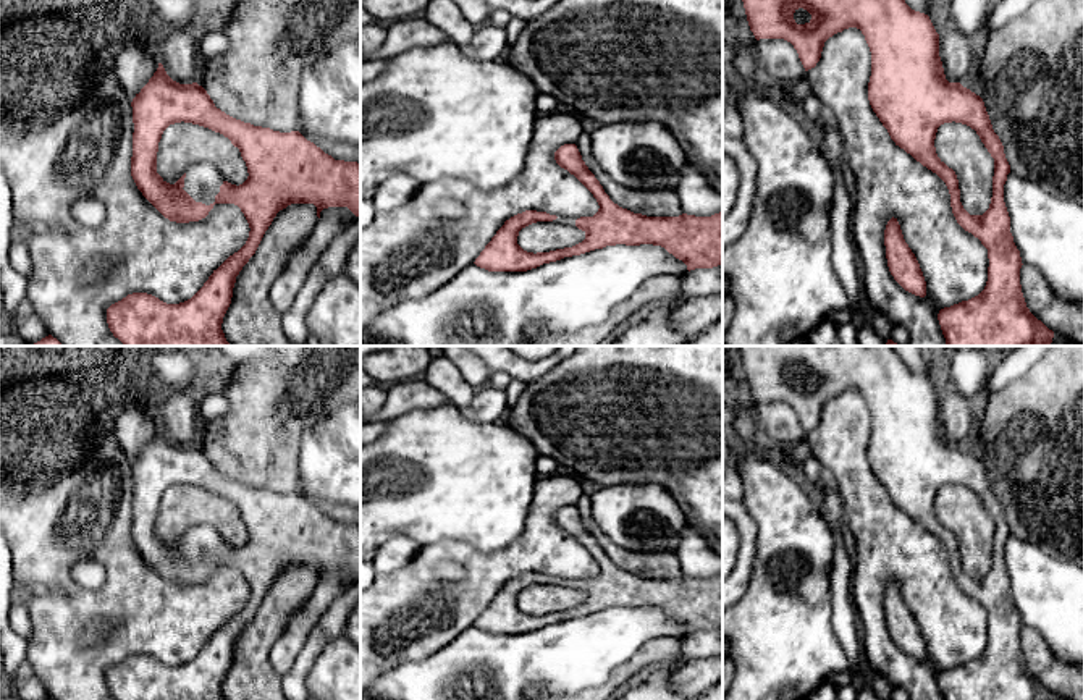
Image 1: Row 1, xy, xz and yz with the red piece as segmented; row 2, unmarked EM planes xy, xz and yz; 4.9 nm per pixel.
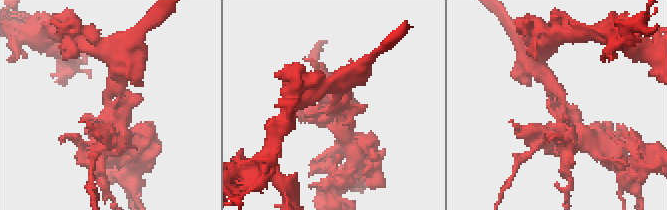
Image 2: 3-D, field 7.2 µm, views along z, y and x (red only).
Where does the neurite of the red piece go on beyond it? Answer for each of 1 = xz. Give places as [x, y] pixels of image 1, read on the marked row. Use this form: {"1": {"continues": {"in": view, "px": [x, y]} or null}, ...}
{"1": {"continues": {"in": "xz", "px": [558, 220]}}}

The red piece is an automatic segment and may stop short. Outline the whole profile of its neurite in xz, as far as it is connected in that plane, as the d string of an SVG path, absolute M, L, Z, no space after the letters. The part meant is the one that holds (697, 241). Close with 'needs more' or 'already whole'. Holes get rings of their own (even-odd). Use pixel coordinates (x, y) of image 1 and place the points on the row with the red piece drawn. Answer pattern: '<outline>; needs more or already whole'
M564 144L554 152L556 163L574 175L596 199L600 209L593 217L580 217L577 220L563 220L546 212L525 210L504 221L491 241L475 259L475 265L488 272L527 272L543 264L556 262L564 257L580 255L606 246L626 244L640 246L653 244L664 247L676 259L687 265L687 270L713 268L723 264L723 212L711 217L695 217L682 213L679 217L647 217L634 213L614 204L605 192L600 181L588 170L575 144ZM537 221L554 221L577 226L585 233L585 239L572 247L556 249L550 252L527 252L517 244L519 231Z; needs more

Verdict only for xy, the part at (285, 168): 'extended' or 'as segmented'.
extended

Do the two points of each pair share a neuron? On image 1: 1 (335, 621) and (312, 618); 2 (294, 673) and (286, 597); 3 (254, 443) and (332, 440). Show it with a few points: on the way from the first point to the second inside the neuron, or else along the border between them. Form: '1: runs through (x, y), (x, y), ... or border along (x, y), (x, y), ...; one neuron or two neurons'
1: border along (343, 592), (327, 608), (298, 652); two neurons
2: border along (283, 678), (280, 683); two neurons
3: border along (327, 414), (316, 421), (301, 438), (298, 479); two neurons

